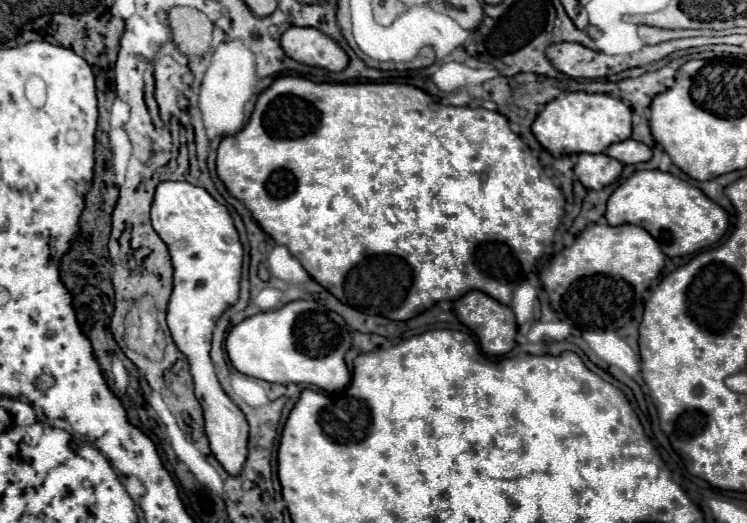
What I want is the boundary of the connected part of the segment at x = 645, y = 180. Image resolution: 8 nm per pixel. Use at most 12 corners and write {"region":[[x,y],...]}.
{"region":[[660,170],[608,198],[610,226],[648,230],[670,258],[716,244],[722,206]]}

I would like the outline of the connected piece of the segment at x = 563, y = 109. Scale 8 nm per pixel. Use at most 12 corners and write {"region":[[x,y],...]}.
{"region":[[610,94],[548,102],[532,132],[554,158],[600,154],[630,138]]}

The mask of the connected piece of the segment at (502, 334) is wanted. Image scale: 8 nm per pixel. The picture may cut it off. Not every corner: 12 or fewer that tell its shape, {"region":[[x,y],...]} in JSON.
{"region":[[472,290],[454,312],[476,334],[484,354],[514,348],[510,306]]}

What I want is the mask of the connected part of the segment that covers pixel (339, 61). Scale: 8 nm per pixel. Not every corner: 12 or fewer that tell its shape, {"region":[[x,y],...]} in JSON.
{"region":[[288,28],[288,58],[340,72],[346,52],[316,28]]}

